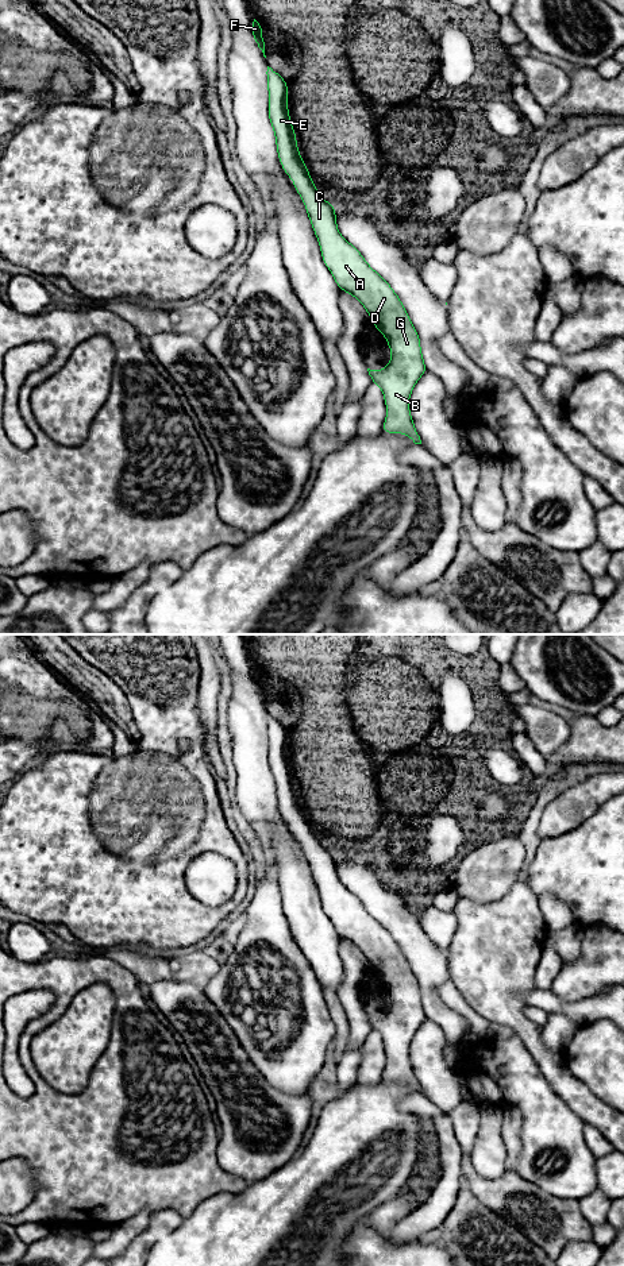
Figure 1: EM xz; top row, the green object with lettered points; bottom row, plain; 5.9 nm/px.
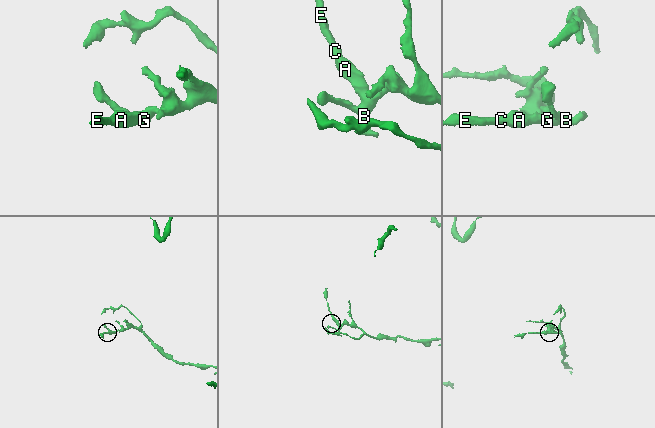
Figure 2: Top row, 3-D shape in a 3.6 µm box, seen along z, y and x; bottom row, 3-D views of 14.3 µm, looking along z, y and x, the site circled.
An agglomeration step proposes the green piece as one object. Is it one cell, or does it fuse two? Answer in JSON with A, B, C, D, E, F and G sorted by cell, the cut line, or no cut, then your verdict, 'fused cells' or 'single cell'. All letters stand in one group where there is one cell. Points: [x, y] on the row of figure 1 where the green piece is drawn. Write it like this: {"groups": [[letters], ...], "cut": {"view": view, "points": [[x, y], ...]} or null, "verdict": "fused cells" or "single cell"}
{"groups": [["A", "B", "C", "D", "E", "F", "G"]], "cut": null, "verdict": "single cell"}

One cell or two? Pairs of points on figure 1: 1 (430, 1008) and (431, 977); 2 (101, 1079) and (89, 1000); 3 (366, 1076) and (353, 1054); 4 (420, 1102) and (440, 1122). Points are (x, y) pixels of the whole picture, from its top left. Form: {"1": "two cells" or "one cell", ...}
{"1": "one cell", "2": "two cells", "3": "two cells", "4": "two cells"}

